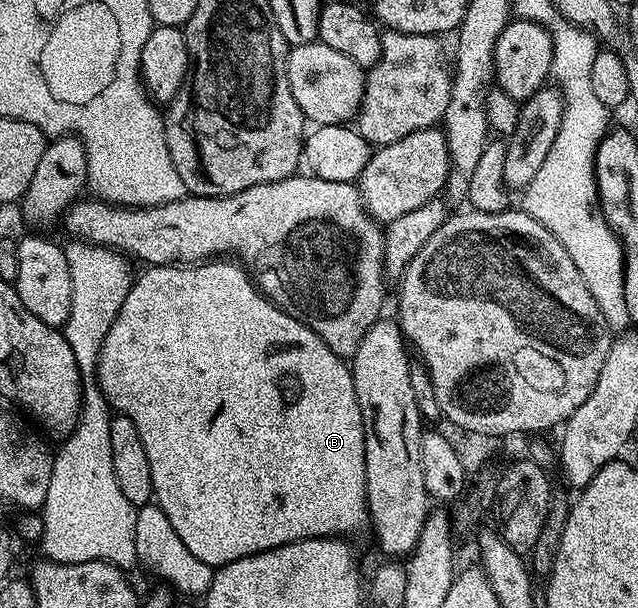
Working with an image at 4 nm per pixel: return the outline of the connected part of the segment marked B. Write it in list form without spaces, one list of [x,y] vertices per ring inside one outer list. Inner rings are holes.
[[[207,260],[201,264],[191,264],[189,266],[152,266],[143,269],[143,274],[133,279],[130,284],[130,291],[116,316],[116,320],[108,328],[108,336],[104,336],[104,344],[98,353],[98,373],[96,375],[98,386],[102,389],[102,394],[108,400],[111,411],[117,412],[121,417],[132,420],[136,424],[136,432],[140,432],[140,440],[144,440],[144,453],[148,456],[148,468],[152,468],[152,488],[154,489],[153,501],[157,503],[168,516],[168,521],[180,540],[184,542],[188,551],[192,552],[196,559],[202,560],[204,564],[213,568],[227,566],[244,556],[259,554],[265,550],[271,550],[277,546],[283,546],[289,542],[299,542],[305,538],[337,538],[339,536],[350,536],[353,530],[358,530],[368,522],[366,513],[366,433],[362,423],[362,413],[360,404],[356,400],[356,388],[354,387],[354,375],[351,367],[312,328],[308,328],[299,320],[293,318],[288,311],[282,310],[275,302],[271,302],[261,290],[255,286],[246,269],[234,260]]]

